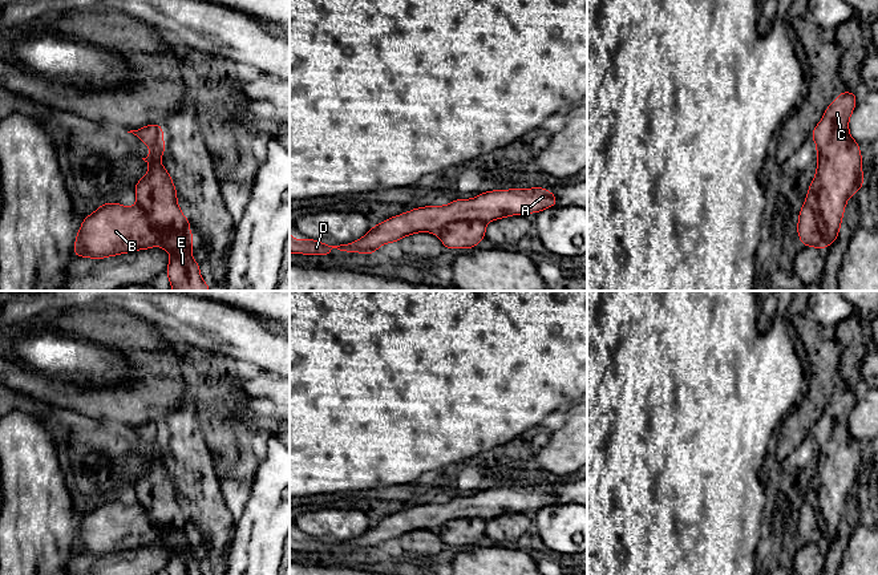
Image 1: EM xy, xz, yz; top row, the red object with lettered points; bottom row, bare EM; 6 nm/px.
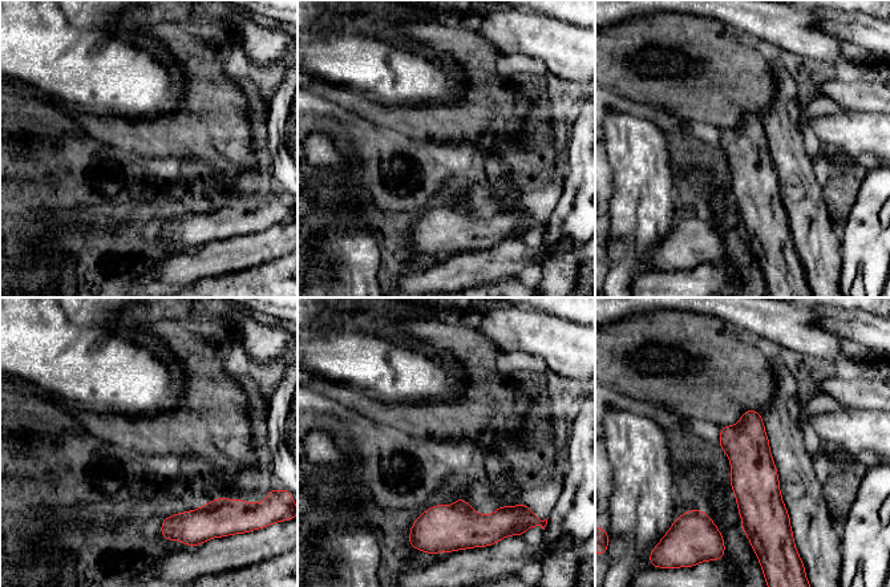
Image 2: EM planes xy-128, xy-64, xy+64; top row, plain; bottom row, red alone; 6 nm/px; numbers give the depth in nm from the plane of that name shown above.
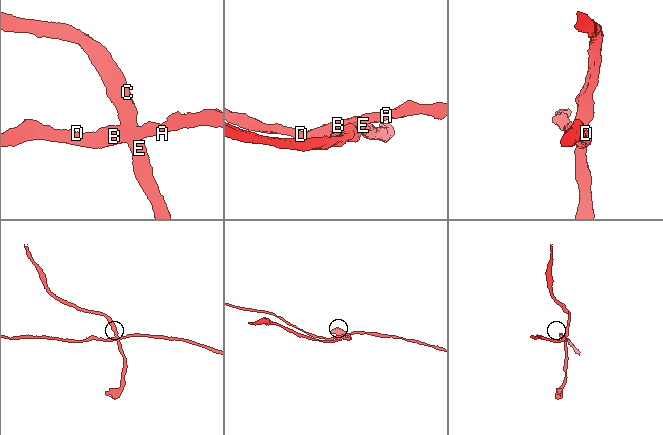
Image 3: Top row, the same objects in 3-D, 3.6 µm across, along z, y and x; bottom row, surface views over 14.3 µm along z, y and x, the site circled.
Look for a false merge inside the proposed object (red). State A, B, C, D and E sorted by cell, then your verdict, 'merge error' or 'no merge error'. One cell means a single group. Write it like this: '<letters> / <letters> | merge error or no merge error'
A B D / C E | merge error

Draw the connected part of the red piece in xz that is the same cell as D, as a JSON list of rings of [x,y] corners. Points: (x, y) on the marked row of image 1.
[[[511,189],[482,193],[474,199],[456,199],[446,206],[418,207],[373,226],[361,239],[349,244],[329,246],[313,239],[296,240],[290,232],[290,252],[329,255],[333,248],[343,252],[373,254],[377,247],[421,231],[440,235],[442,228],[456,220],[490,222],[517,214],[555,207],[557,197],[549,189]]]

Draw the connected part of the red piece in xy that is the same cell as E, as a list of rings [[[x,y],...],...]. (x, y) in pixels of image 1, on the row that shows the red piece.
[[[147,125],[138,130],[130,130],[150,147],[150,155],[142,158],[150,163],[143,178],[141,178],[134,193],[137,205],[146,211],[150,223],[161,232],[159,246],[171,258],[166,268],[173,291],[210,291],[202,280],[199,264],[191,256],[194,238],[190,232],[189,219],[183,216],[177,191],[159,158],[165,154],[162,126]]]

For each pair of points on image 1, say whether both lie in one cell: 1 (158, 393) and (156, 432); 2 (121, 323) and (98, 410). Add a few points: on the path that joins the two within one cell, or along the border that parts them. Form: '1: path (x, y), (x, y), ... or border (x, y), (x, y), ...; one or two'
1: border (181, 401), (161, 421), (148, 421), (128, 429); two
2: path (142, 348), (144, 380), (124, 400); one

